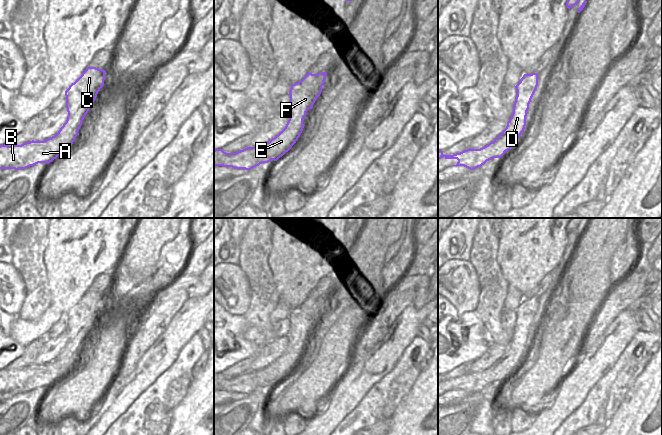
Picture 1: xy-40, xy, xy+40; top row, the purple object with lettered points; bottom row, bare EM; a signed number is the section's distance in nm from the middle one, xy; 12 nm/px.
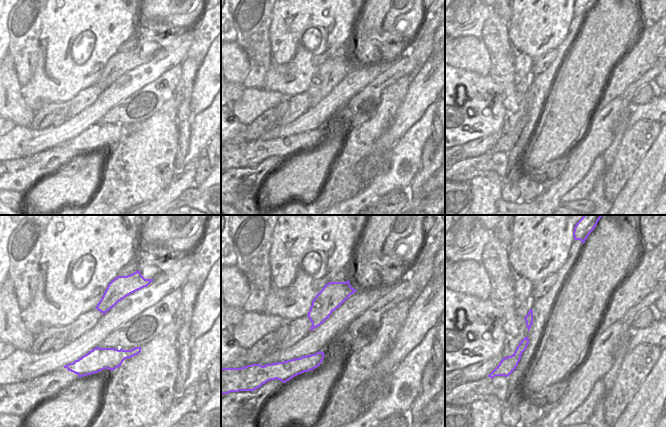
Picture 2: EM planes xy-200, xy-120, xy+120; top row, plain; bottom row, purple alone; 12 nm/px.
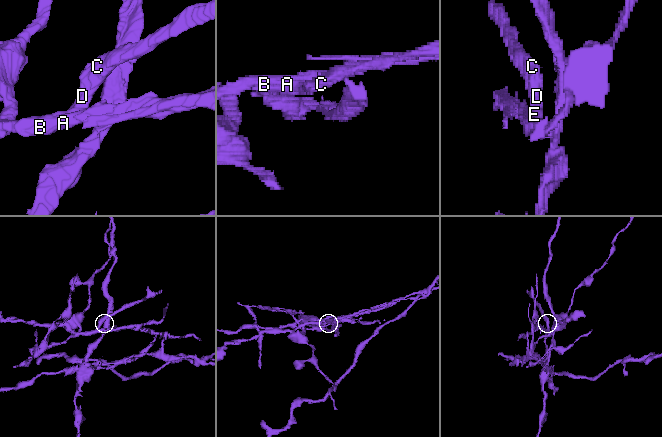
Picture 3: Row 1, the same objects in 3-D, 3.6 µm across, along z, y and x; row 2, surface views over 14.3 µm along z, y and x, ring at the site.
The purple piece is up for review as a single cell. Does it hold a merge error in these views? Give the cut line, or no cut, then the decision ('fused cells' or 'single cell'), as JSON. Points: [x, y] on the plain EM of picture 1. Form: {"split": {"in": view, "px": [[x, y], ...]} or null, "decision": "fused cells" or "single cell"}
{"split": {"in": "xy-40", "px": [[73, 365], [68, 363], [61, 365], [57, 369]]}, "decision": "fused cells"}

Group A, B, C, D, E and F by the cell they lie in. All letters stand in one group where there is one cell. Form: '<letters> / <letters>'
A B / C D E F

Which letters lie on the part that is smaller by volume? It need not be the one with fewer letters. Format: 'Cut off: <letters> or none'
Cut off: C, D, E, F

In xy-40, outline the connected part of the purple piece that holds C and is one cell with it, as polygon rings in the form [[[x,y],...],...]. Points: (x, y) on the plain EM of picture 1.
[[[87,291],[82,299],[65,315],[67,344],[57,358],[46,363],[50,373],[66,376],[70,371],[59,368],[68,363],[75,365],[83,343],[104,309],[106,295],[96,291]]]

